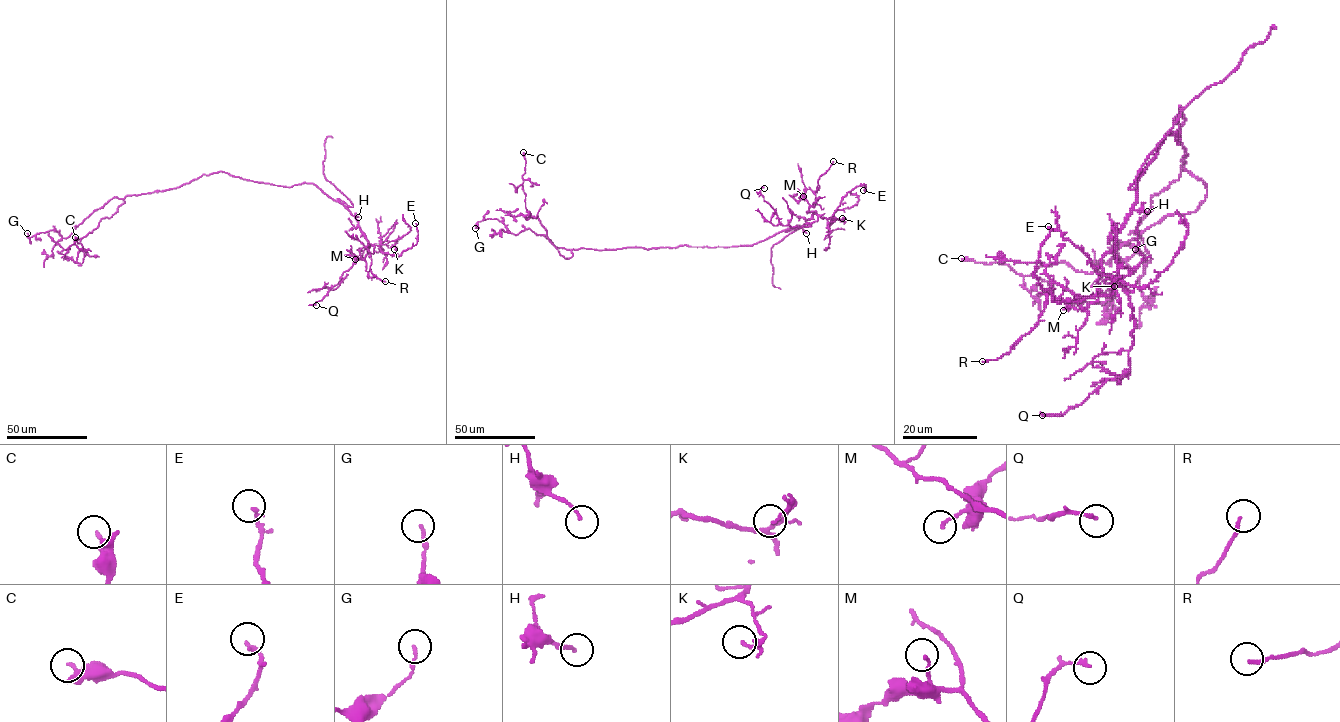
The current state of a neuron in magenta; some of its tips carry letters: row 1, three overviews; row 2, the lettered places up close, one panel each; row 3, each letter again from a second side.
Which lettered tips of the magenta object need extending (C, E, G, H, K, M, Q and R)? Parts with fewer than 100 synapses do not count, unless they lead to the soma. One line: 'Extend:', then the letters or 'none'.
Extend: none

